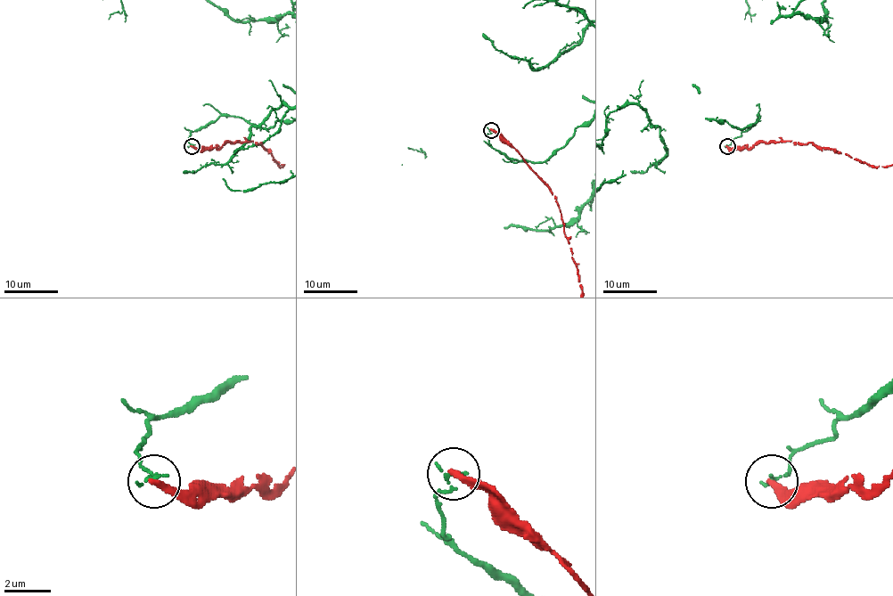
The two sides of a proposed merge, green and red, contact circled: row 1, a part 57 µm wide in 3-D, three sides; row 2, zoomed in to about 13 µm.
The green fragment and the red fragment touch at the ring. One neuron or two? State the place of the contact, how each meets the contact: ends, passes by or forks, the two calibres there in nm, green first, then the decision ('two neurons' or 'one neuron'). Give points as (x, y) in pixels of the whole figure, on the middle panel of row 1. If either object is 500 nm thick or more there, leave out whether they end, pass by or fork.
(491, 130) | green ends | red ends | 140/280 nm | two neurons

